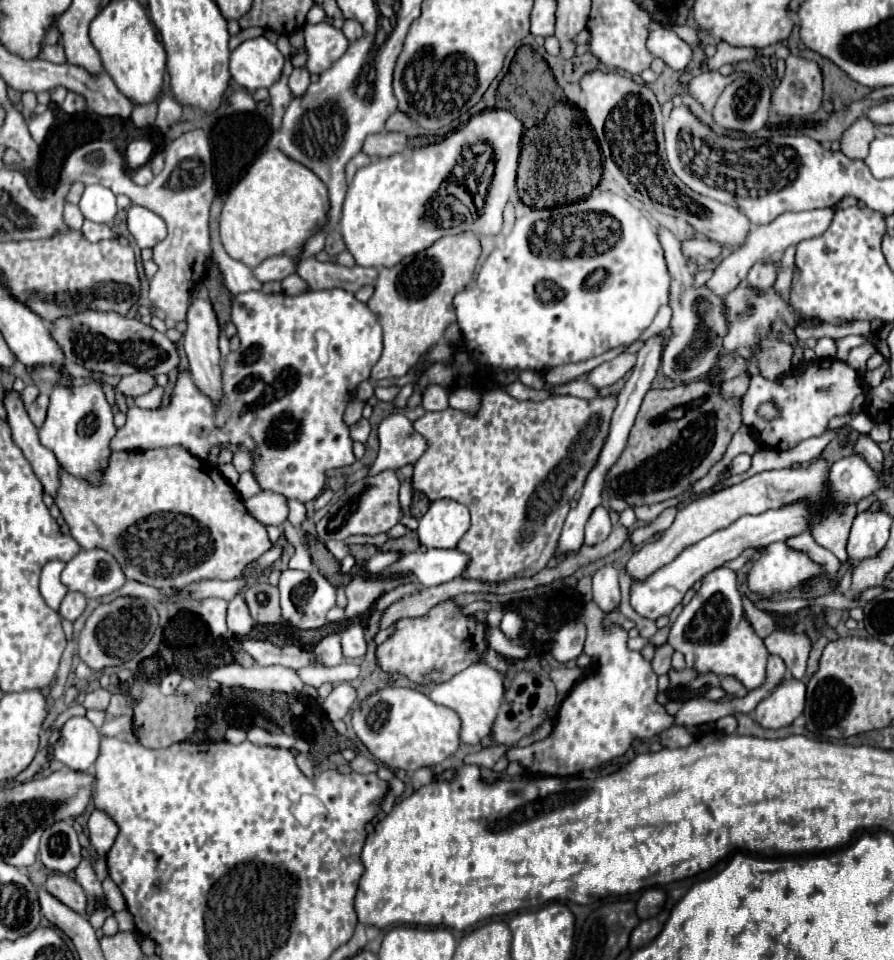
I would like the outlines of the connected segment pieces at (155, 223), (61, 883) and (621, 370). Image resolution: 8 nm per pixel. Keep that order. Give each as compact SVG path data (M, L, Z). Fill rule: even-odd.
M132 205L126 213L126 227L134 243L140 249L154 247L166 237L166 223L152 211L140 205Z
M52 875L48 877L46 881L46 891L52 893L58 901L62 901L64 905L68 905L72 911L84 915L86 913L86 895L82 891L82 887L72 879L72 877L66 877L66 875Z
M620 353L618 357L614 357L612 361L606 361L602 365L598 365L596 369L592 369L586 377L586 381L596 387L596 389L602 389L602 387L608 387L608 385L614 385L618 379L622 379L636 363L636 355L630 355L630 353Z

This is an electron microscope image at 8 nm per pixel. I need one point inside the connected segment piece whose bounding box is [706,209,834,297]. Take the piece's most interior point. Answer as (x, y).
(771, 240)

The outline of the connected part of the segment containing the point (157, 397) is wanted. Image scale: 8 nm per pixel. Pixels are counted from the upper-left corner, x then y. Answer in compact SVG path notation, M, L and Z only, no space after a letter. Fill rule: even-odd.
M156 385L150 393L138 397L134 403L138 407L144 407L144 409L156 409L156 407L160 407L160 403L162 403L162 387Z

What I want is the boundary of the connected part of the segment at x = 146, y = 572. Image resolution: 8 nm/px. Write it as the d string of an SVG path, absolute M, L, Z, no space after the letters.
M162 447L162 449L146 449L146 451L118 451L112 453L112 459L108 461L108 467L102 471L102 481L98 485L86 481L86 479L78 479L74 475L70 475L68 471L60 469L60 487L56 491L54 503L58 505L64 521L70 527L70 535L80 543L82 549L104 549L108 551L122 567L126 579L130 581L138 581L144 585L152 585L158 589L172 589L172 587L184 587L190 585L194 581L204 581L204 579L220 579L220 581L228 581L234 579L242 573L242 569L258 559L262 553L266 553L272 543L268 539L266 527L262 523L258 523L244 507L240 495L236 493L236 489L222 477L222 473L206 459L196 459L190 451L184 451L184 447Z

